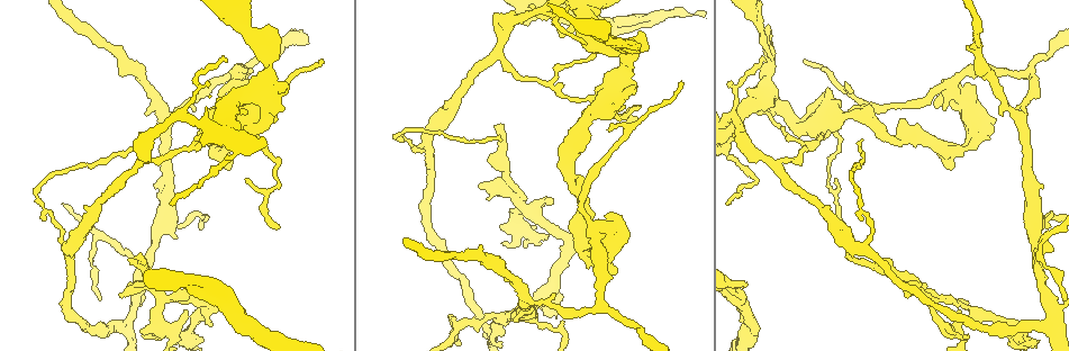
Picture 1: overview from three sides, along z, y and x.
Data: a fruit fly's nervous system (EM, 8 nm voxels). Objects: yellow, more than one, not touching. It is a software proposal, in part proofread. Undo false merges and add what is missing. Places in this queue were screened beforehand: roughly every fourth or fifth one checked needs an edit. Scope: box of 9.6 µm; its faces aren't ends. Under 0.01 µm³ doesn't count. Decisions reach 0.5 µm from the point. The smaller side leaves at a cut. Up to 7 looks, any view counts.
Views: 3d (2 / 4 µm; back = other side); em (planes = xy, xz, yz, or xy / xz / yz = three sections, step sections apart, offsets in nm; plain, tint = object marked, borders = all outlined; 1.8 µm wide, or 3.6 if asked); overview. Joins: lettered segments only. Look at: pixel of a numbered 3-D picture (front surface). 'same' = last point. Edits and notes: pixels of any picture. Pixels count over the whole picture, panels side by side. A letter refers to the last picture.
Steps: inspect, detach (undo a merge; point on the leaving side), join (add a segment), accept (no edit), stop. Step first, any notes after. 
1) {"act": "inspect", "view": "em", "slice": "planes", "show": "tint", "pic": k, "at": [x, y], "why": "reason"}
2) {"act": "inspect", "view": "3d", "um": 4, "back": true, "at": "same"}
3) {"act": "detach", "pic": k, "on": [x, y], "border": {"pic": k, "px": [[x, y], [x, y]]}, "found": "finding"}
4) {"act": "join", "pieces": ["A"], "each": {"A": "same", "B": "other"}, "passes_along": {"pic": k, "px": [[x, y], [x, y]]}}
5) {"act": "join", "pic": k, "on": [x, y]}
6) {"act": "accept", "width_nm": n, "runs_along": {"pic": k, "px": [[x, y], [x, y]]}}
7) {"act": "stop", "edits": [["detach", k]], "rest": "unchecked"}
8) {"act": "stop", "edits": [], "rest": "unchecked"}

{"act": "inspect", "view": "3d", "um": 2, "back": true, "pic": 1, "at": [118, 294], "why": "an open end"}

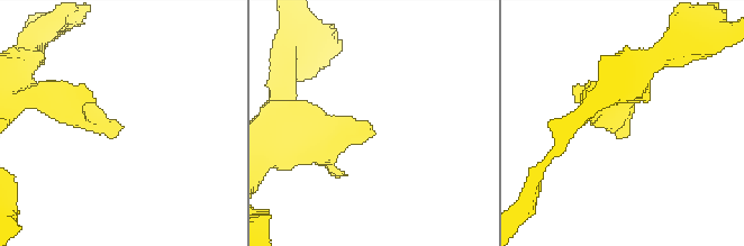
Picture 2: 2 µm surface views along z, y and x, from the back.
{"act": "inspect", "view": "em", "slice": "yz", "step": 4, "show": "borders", "pic": 2, "at": [621, 135], "why": "need the tissue"}

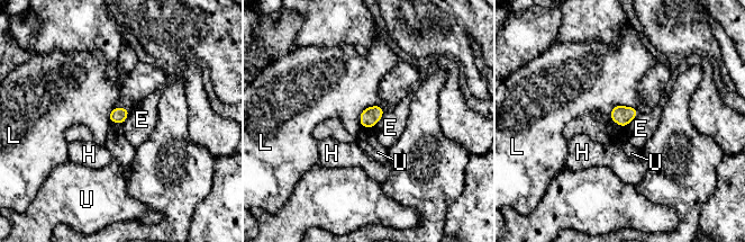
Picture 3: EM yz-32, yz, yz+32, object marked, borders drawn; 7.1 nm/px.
{"act": "inspect", "view": "em", "slice": "planes", "show": "borders", "at": "same", "why": "cut it another way"}

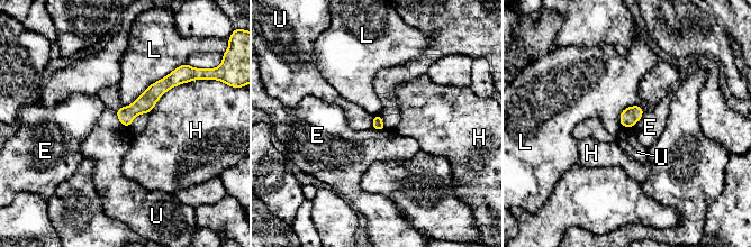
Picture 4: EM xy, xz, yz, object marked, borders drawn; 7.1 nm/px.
{"act": "accept", "each": {"E": "other", "H": "other", "L": "other", "U": "other"}, "border": {"pic": 4, "px": [[115, 111], [118, 120], [127, 127]]}, "found": "no lettered segment goes on from it"}

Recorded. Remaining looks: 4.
{"act": "inspect", "view": "em", "slice": "xz", "step": 16, "show": "tint", "pic": 1, "at": [1015, 336]}

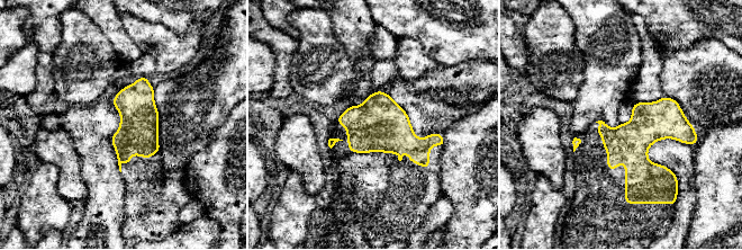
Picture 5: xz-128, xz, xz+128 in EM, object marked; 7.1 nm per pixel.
{"act": "inspect", "view": "em", "slice": "planes", "show": "borders", "at": "same"}

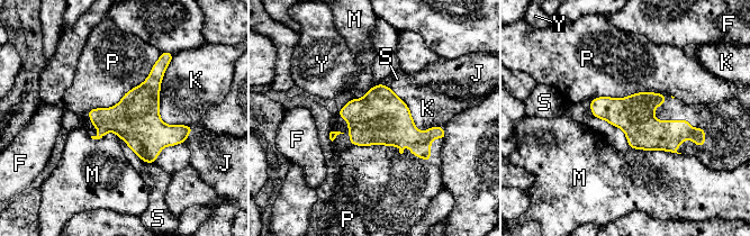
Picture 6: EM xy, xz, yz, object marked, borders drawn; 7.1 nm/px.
{"act": "accept", "each": {"F": "other", "J": "other", "K": "other", "M": "other", "P": "other", "S": "other", "Y": "other"}, "border": {"pic": 6, "px": [[162, 52], [115, 105], [84, 112]]}, "found": "all the same cell"}

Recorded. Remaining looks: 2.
{"act": "inspect", "view": "em", "um": 3.6, "slice": "planes", "show": "tint", "pic": 1, "at": [498, 125], "why": "an open end"}

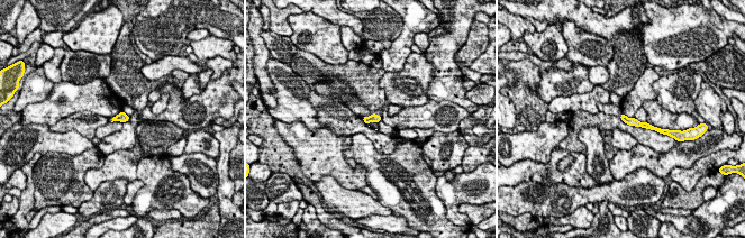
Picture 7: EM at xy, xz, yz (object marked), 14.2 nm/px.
{"act": "inspect", "view": "em", "um": 3.6, "slice": "planes", "show": "borders", "at": "same", "why": "see the neighbours"}

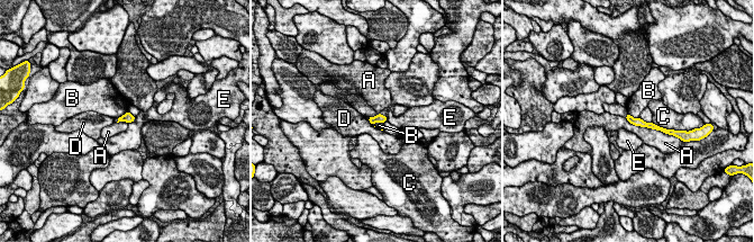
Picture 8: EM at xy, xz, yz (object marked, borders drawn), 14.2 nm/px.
{"act": "accept", "width_nm": 130, "longest_contact_nm": ["A", 600], "each": {"A": "other", "B": "other", "C": "other", "D": "other", "E": "other"}, "found": "none of them fits"}

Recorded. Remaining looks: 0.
{"act": "stop", "edits": [], "rest": "unchecked"}

